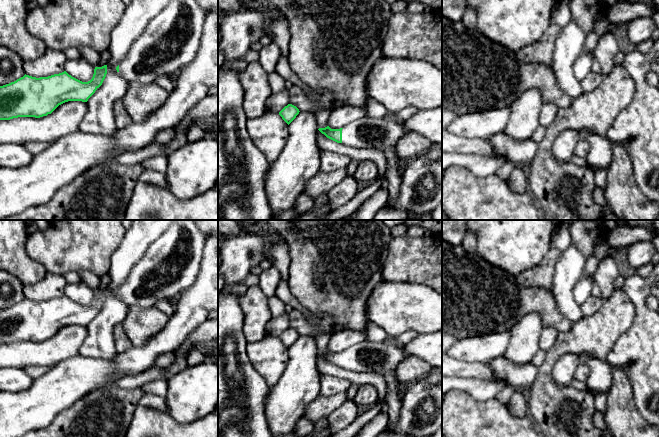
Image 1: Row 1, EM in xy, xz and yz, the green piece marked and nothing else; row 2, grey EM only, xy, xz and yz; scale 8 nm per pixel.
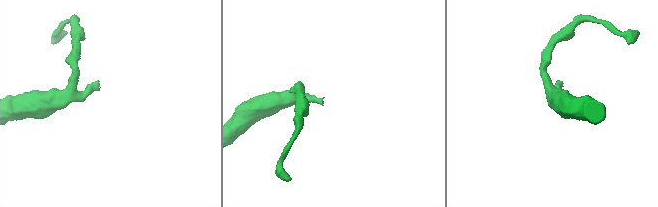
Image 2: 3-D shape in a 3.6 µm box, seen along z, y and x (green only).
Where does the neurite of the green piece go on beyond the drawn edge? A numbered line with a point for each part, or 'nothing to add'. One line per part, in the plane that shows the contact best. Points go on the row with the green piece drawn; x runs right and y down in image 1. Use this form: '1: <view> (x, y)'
1: xz (367, 132)

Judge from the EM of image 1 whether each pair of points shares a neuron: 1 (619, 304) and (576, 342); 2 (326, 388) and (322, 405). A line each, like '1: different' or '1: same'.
1: same
2: different

